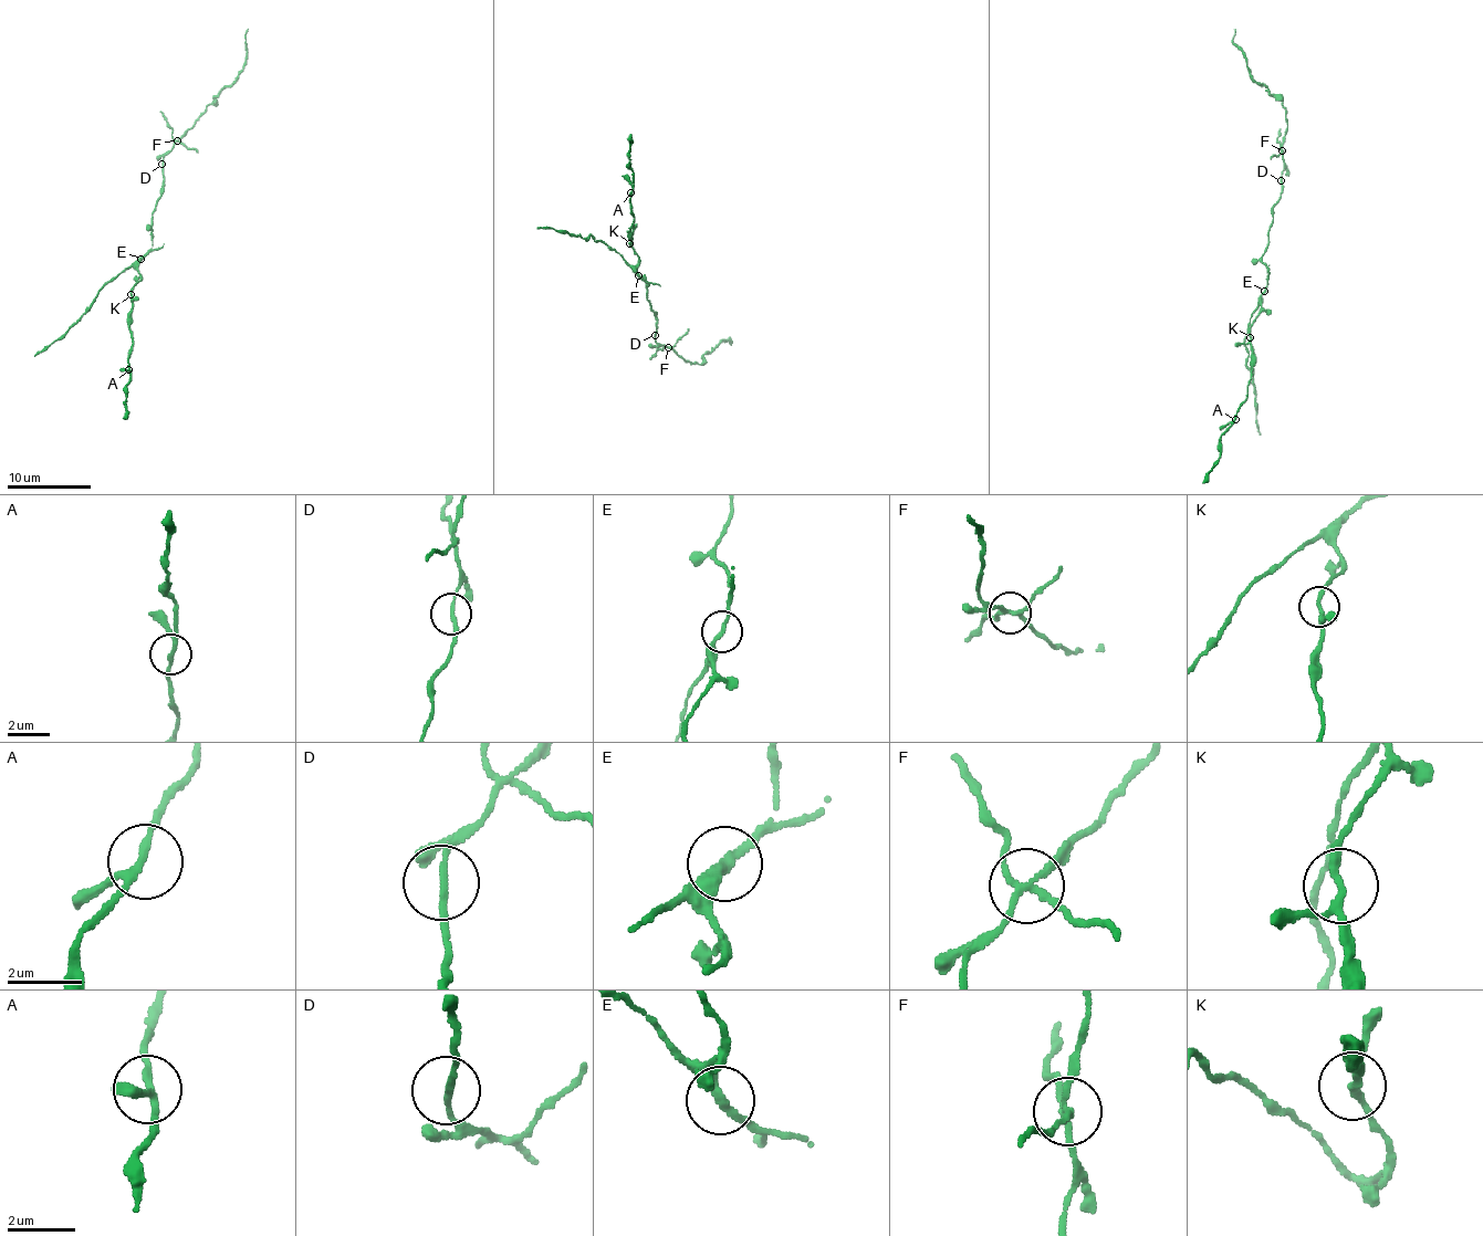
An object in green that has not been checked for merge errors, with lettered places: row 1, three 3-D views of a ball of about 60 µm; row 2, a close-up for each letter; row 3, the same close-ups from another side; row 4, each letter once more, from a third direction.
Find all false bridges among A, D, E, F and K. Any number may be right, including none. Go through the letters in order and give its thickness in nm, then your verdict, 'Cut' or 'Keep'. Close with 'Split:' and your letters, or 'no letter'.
A: Thickness 160 nm. Keep
D: Thickness 160 nm. Keep
E: Thickness 200 nm. Cut
F: Thickness 170 nm. Cut
K: Thickness 160 nm. Keep
Split: E, F

